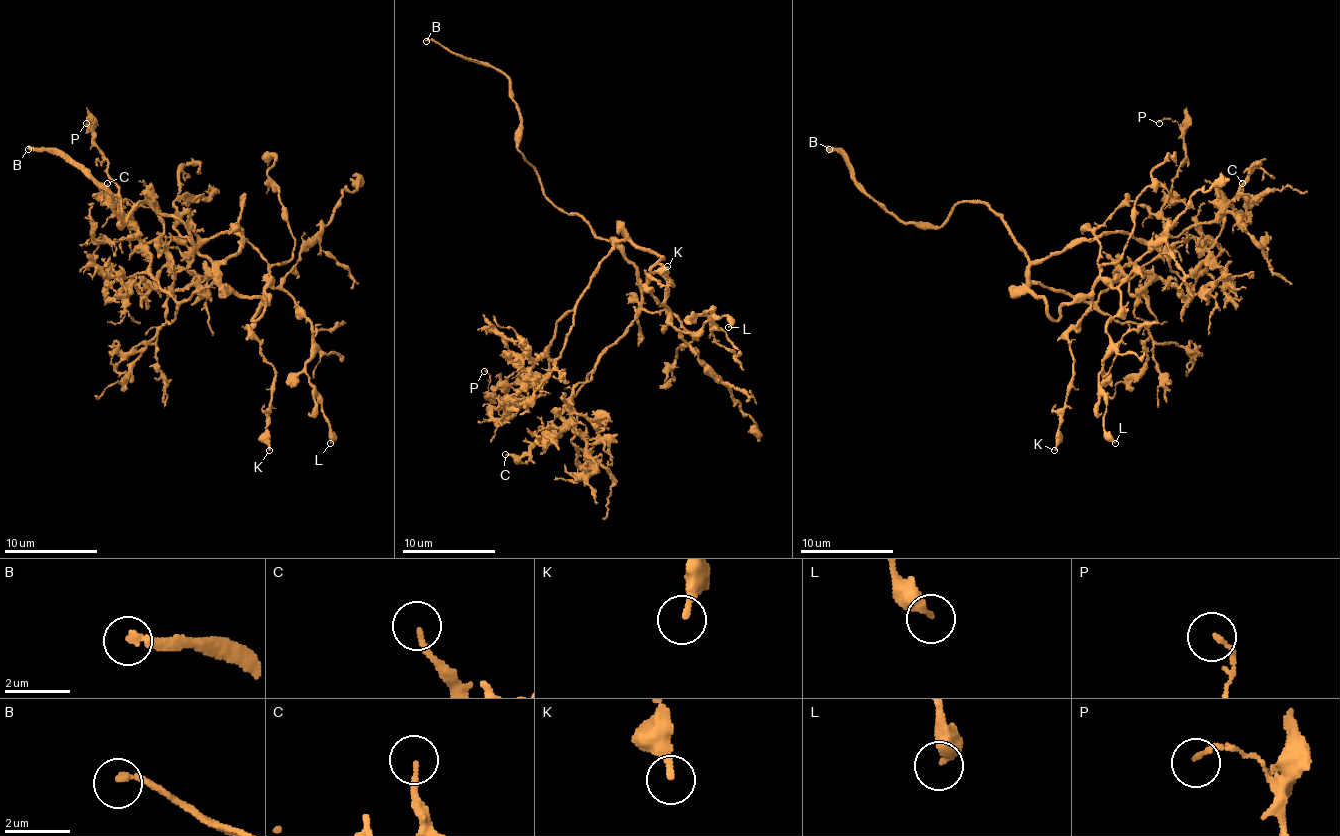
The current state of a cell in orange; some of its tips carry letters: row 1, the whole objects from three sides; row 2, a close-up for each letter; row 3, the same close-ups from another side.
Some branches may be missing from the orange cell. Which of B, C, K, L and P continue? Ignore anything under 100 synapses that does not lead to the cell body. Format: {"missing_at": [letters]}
{"missing_at": ["B"]}

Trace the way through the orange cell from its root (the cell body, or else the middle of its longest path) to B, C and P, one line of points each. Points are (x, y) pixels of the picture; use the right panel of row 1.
B: (1036, 265), (1001, 216), (982, 202), (959, 202), (941, 225), (901, 223), (857, 186), (845, 160), (829, 149)
C: (1036, 265), (1082, 241), (1129, 232), (1187, 276), (1217, 239), (1224, 204), (1245, 211), (1242, 183)
P: (1036, 265), (1031, 281), (1094, 302), (1163, 248), (1163, 202), (1184, 158), (1184, 132), (1170, 118), (1159, 123)

